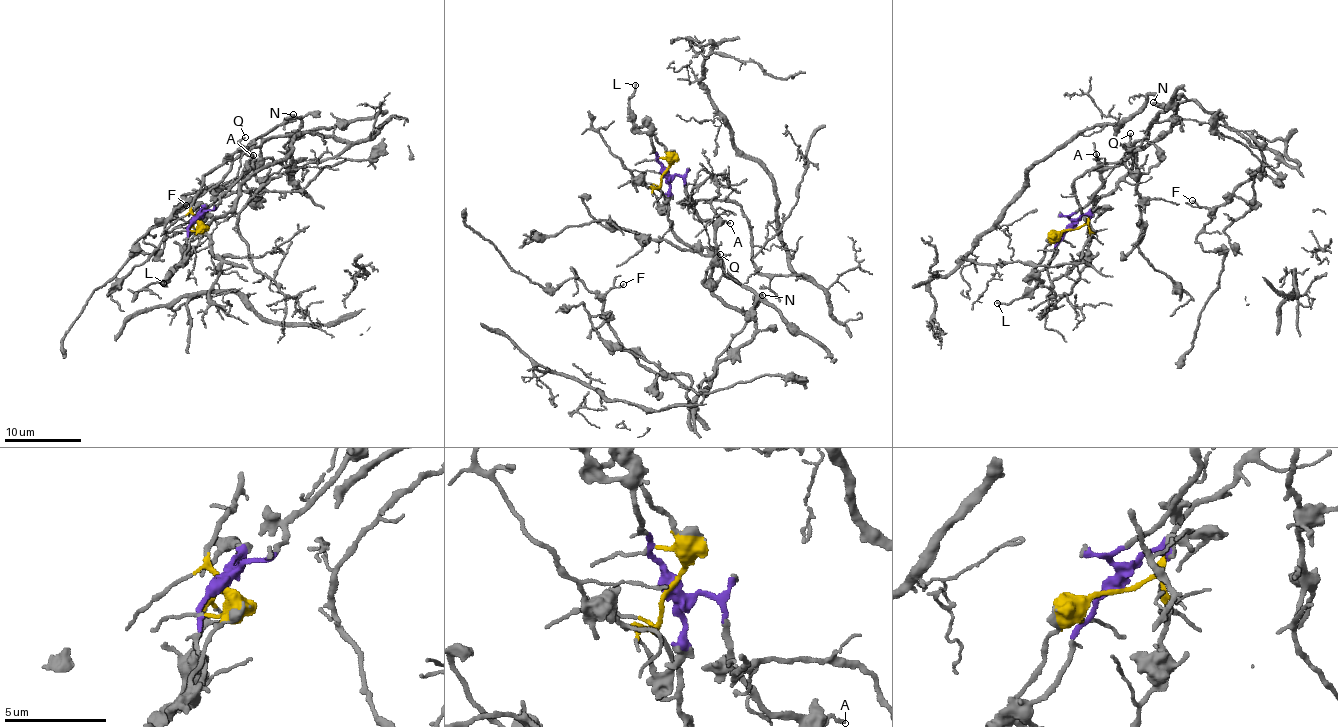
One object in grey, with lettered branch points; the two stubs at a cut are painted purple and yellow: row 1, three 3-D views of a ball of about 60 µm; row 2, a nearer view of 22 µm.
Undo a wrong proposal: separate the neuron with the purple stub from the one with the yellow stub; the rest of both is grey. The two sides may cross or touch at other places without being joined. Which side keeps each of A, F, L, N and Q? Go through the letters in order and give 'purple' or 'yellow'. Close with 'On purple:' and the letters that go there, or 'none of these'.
A: purple
F: purple
L: purple
N: purple
Q: purple
On purple: A, F, L, N, Q

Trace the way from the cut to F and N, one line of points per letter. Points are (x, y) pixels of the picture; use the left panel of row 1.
F: (196, 221), (247, 170), (254, 140), (302, 120), (292, 179), (266, 157), (185, 195), (176, 213), (187, 205)
N: (196, 221), (218, 205), (223, 193), (254, 161), (249, 150), (254, 140), (293, 114)

